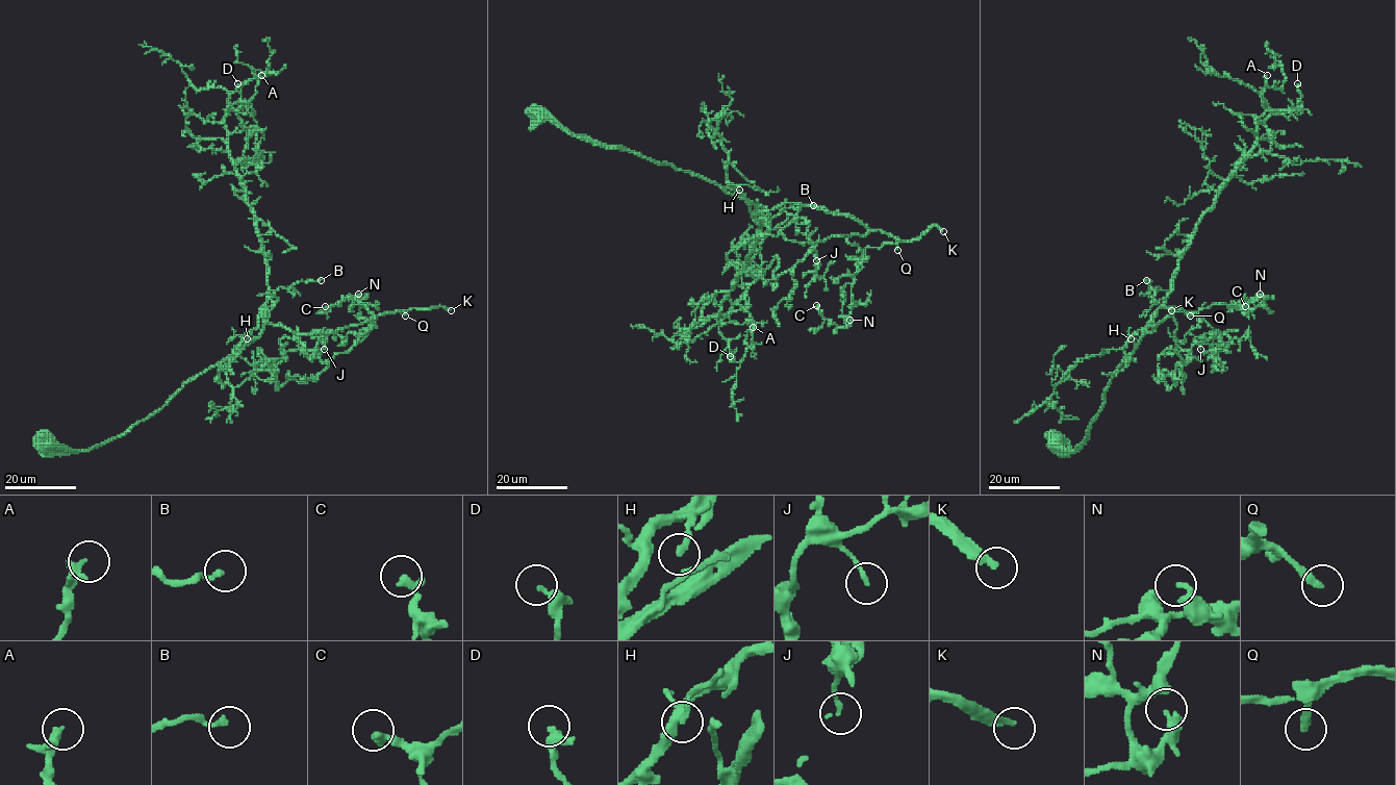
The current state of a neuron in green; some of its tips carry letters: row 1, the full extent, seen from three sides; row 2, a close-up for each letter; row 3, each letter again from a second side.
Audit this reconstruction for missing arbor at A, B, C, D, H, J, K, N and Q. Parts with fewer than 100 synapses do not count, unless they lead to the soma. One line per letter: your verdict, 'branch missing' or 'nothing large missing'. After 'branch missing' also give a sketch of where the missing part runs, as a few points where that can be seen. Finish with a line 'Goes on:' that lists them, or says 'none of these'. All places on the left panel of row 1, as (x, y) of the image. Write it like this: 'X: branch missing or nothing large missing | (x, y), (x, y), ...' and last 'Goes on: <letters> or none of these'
A: nothing large missing
B: nothing large missing
C: nothing large missing
D: nothing large missing
H: nothing large missing
J: nothing large missing
K: branch missing
N: nothing large missing
Q: branch missing | (405, 315), (404, 322), (404, 312), (391, 301), (381, 281), (382, 276), (385, 280), (398, 271), (413, 251)
Goes on: K, Q

